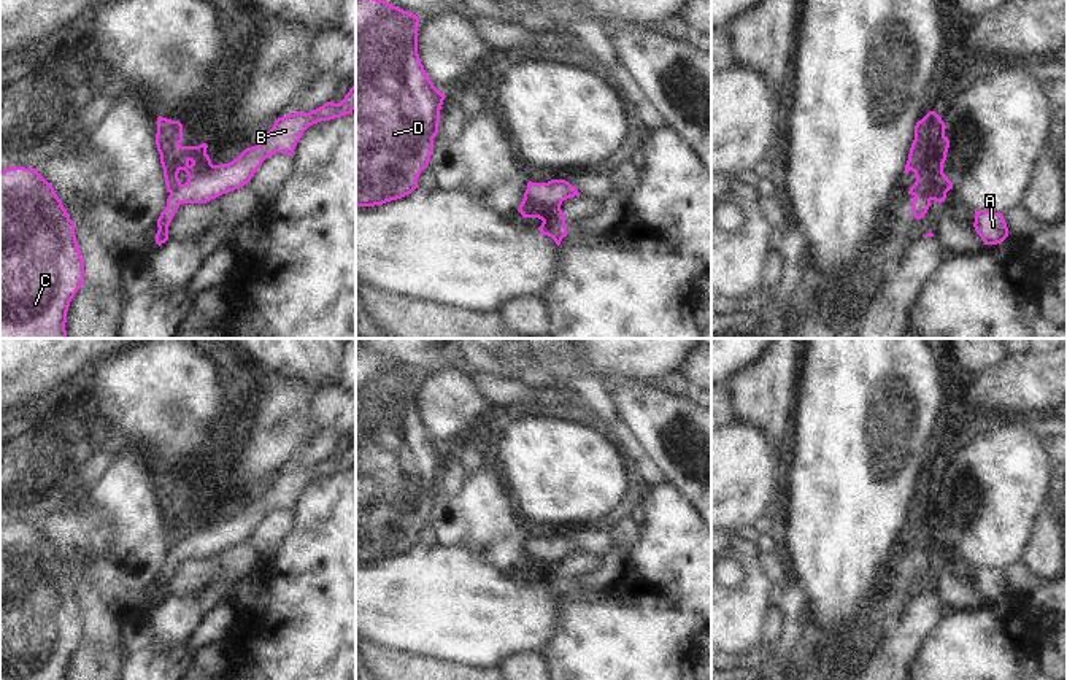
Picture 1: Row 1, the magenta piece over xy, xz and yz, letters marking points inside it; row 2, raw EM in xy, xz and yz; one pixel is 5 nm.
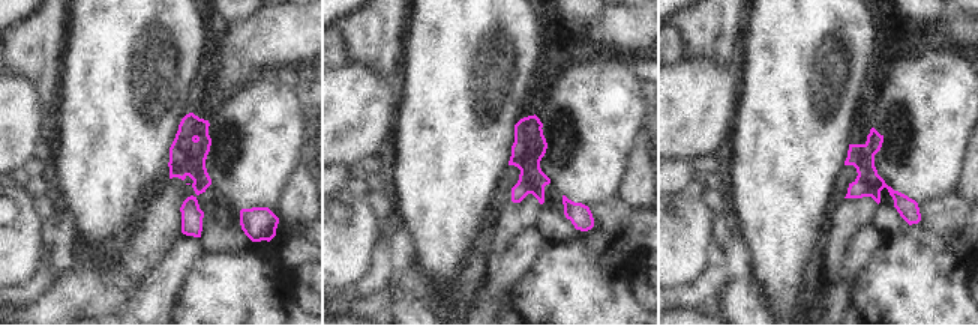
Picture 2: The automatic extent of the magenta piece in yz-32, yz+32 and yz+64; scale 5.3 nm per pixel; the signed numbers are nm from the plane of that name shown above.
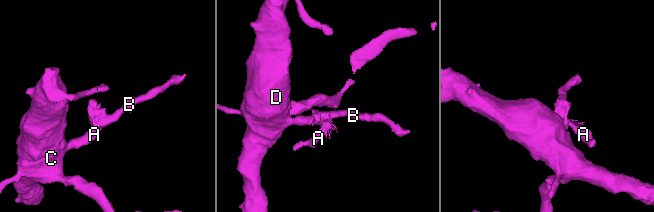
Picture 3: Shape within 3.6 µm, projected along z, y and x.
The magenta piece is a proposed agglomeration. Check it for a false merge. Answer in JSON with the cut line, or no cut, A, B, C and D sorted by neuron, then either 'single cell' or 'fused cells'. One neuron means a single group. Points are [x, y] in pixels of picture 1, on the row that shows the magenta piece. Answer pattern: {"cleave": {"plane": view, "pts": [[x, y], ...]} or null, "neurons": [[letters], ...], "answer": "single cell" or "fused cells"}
{"cleave": null, "neurons": [["A", "B", "C", "D"]], "answer": "single cell"}

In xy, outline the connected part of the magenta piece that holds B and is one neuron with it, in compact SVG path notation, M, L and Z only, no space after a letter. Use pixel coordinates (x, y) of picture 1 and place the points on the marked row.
M356 86L340 103L327 102L310 113L297 111L278 118L257 146L246 148L237 159L221 165L211 164L206 143L181 146L183 124L159 116L156 145L170 195L157 219L156 243L160 246L168 240L168 226L181 203L206 203L248 184L267 157L276 153L292 156L310 126L352 114L354 108Z

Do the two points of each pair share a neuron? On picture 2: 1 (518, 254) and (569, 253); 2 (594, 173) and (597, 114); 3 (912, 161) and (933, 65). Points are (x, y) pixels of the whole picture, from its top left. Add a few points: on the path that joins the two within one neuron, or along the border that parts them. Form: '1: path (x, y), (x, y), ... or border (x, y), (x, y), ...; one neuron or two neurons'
1: border (546, 244), (531, 268), (516, 283); two neurons
2: path (594, 158), (594, 129); one neuron
3: path (926, 137), (927, 102), (933, 96), (933, 89); one neuron

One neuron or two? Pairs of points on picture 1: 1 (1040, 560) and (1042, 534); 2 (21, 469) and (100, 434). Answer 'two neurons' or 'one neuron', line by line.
1: one neuron
2: one neuron

